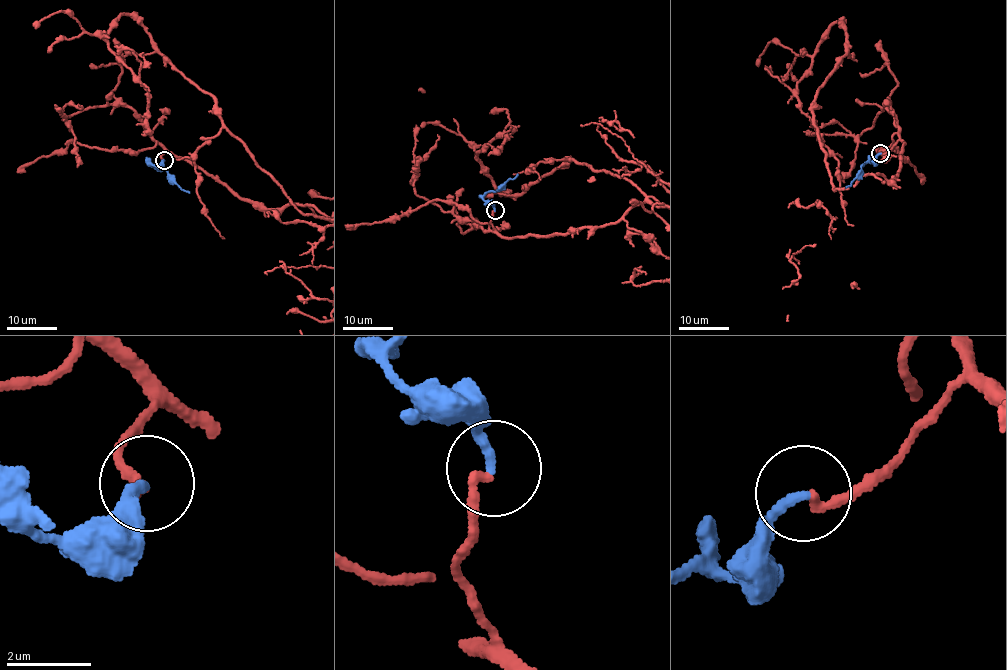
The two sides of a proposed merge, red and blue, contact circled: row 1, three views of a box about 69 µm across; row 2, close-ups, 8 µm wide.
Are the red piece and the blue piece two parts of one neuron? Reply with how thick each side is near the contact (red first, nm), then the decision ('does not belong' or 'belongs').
calibres 240 and 240 nm; belongs

